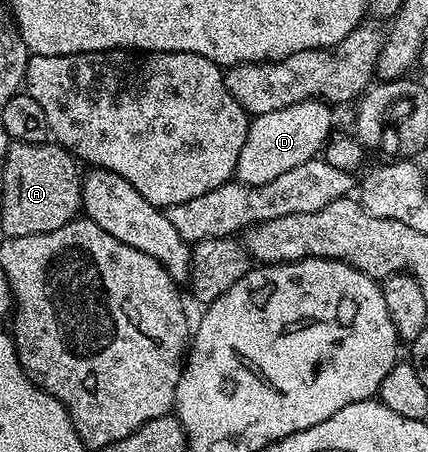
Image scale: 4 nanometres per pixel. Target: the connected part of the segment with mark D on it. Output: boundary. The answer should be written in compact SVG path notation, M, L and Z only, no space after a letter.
M315 99L294 103L280 111L257 114L248 127L248 139L244 139L244 151L240 151L234 177L243 185L263 185L272 183L284 171L292 171L292 167L300 167L300 163L315 160L335 128L333 112L327 102Z

